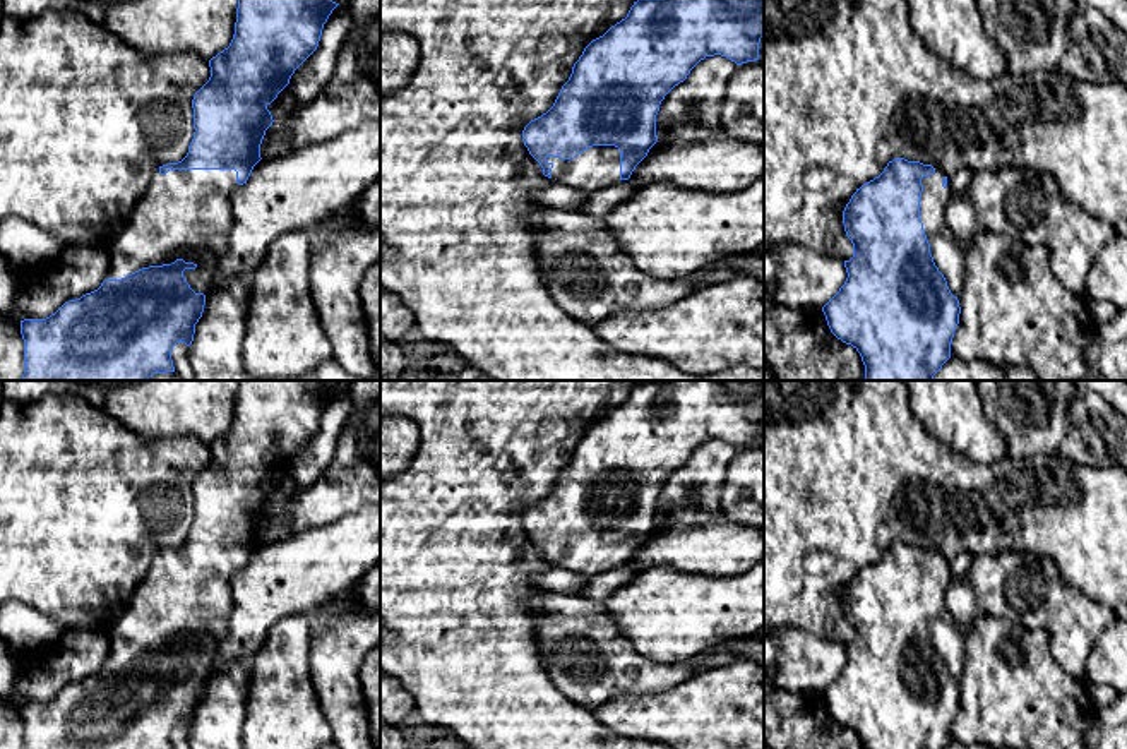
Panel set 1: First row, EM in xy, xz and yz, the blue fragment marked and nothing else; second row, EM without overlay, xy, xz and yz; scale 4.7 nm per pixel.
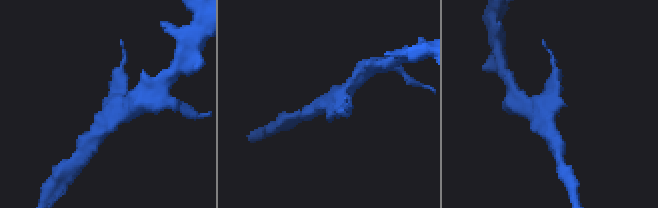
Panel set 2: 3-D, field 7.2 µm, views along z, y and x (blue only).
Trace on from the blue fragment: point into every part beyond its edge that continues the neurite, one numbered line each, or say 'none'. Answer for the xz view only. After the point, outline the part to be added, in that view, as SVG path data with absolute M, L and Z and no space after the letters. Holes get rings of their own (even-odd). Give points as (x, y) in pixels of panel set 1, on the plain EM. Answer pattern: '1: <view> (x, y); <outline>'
1: xz (598, 551); M593 530L574 543L548 540L552 566L594 576L620 566L620 535L615 530Z

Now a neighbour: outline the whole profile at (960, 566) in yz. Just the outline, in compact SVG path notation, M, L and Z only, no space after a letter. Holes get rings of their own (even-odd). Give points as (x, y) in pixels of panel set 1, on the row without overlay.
M959 552L951 562L951 576L952 581L959 581L968 578L969 567L973 562L973 555L969 552Z

